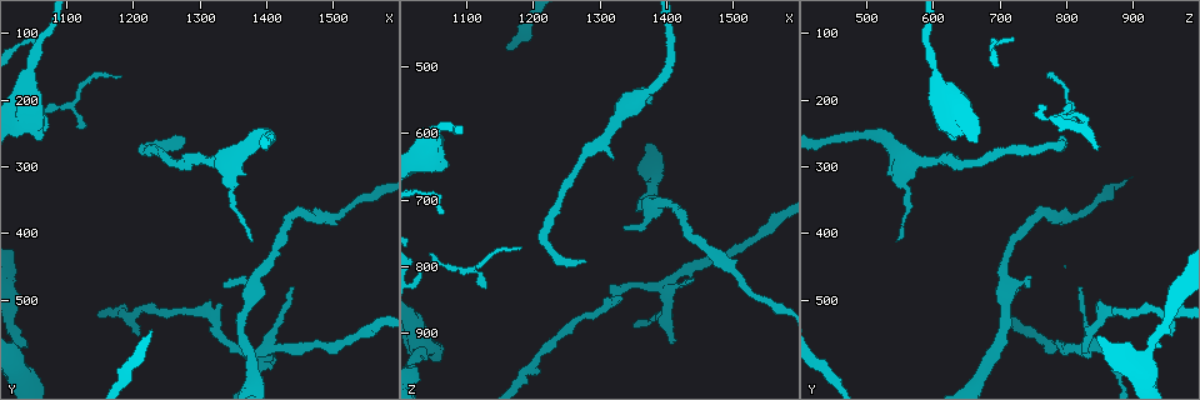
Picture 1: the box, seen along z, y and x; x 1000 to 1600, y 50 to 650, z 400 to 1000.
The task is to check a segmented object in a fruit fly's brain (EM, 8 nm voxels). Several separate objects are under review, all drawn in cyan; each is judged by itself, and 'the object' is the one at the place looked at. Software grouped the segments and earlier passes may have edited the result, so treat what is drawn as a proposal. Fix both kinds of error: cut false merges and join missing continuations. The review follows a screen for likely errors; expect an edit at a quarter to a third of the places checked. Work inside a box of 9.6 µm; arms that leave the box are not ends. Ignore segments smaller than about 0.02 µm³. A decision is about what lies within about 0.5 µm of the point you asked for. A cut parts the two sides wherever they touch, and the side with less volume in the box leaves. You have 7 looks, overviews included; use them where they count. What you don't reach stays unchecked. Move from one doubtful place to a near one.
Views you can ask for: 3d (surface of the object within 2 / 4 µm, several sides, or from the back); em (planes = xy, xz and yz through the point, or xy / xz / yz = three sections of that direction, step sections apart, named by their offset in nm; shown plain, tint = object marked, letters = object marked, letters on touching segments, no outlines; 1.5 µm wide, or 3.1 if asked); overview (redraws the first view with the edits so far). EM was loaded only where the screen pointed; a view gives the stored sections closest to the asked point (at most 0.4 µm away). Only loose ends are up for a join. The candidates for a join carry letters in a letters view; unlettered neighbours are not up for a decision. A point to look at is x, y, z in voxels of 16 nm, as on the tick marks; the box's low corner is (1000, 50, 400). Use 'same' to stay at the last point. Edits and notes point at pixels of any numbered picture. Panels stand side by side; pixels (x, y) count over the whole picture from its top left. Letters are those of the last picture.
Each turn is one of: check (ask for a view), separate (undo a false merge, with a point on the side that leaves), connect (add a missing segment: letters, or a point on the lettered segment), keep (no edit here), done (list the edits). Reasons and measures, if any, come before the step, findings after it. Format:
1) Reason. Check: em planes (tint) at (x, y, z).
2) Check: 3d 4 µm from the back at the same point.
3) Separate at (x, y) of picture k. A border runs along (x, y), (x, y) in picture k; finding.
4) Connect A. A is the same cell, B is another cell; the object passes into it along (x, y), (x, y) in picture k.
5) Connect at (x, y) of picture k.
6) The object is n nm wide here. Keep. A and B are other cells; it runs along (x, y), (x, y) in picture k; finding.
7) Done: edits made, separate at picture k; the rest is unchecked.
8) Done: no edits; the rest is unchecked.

Calibre changes. Check: em planes (plain) at (1045, 145, 595).

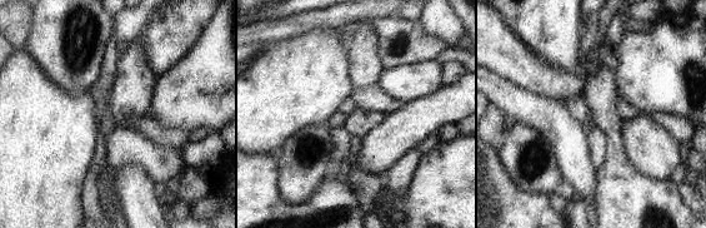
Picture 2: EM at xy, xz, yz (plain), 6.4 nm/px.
What lies round it. Check: em planes (letters) at the same point.

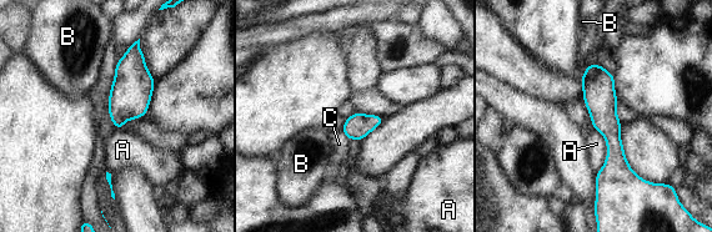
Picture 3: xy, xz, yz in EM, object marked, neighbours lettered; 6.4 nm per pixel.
The longest contact is with A, 280 nm. Keep. A, B and C are other cells; all the same neuron.

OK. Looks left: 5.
Tapers out. Check: em yz step 8 (letters) at (1130, 245, 835).

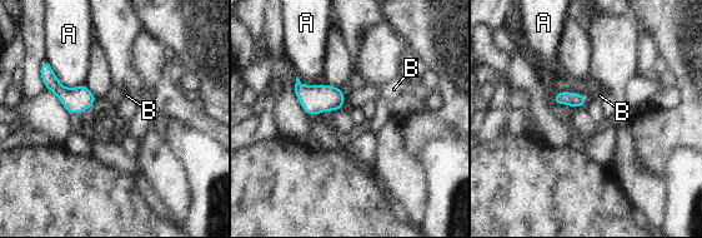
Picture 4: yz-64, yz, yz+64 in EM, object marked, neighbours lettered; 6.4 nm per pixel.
Check: em planes (letters) at the same point.

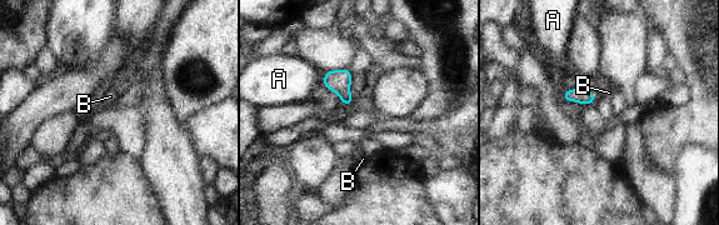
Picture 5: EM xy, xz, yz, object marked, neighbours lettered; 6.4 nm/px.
Connect B. B is the same cell, A is another cell; the object passes into it along (584, 96), (594, 96), (609, 93) in picture 5; the neuron continues.

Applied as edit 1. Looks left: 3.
Check: overview.

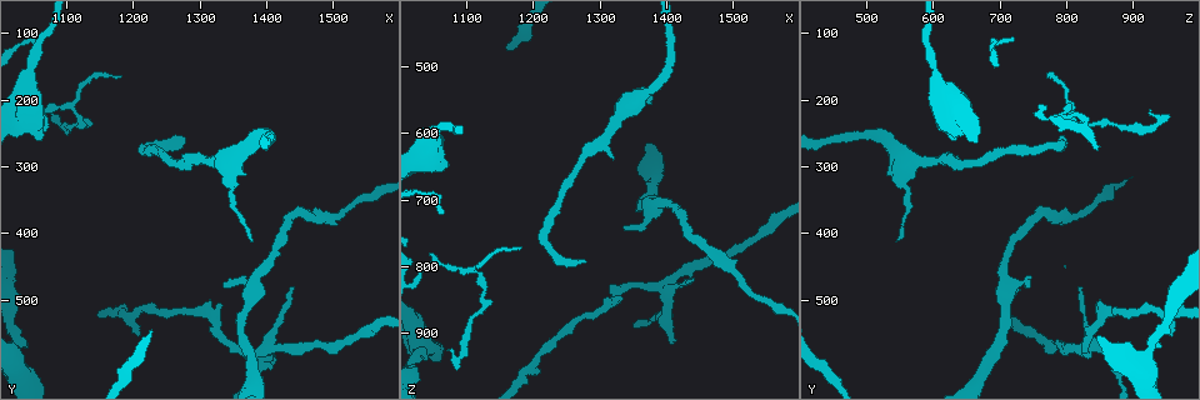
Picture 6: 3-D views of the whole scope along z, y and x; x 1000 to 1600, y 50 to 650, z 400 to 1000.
An open end. Check: em planes (tint) at (1420, 595, 910).

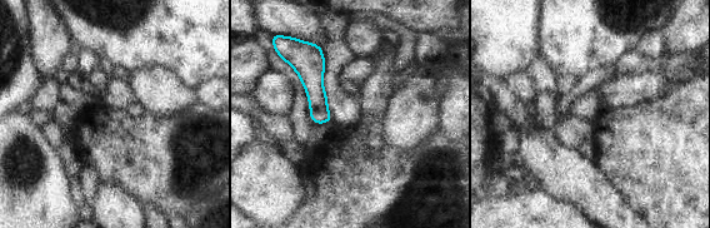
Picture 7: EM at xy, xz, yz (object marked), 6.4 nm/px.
Check: em planes (letters) at the same point.

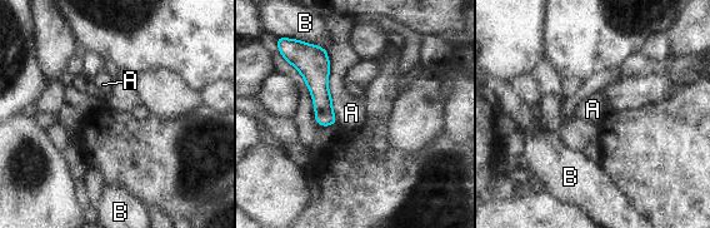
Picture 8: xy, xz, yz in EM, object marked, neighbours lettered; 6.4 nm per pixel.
Keep. A and B are other cells; a border runs along (326, 50), (328, 88), (338, 122) in picture 8; none of them fits.

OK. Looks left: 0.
Done: edits made, connect at picture 5; the rest is unchecked.

